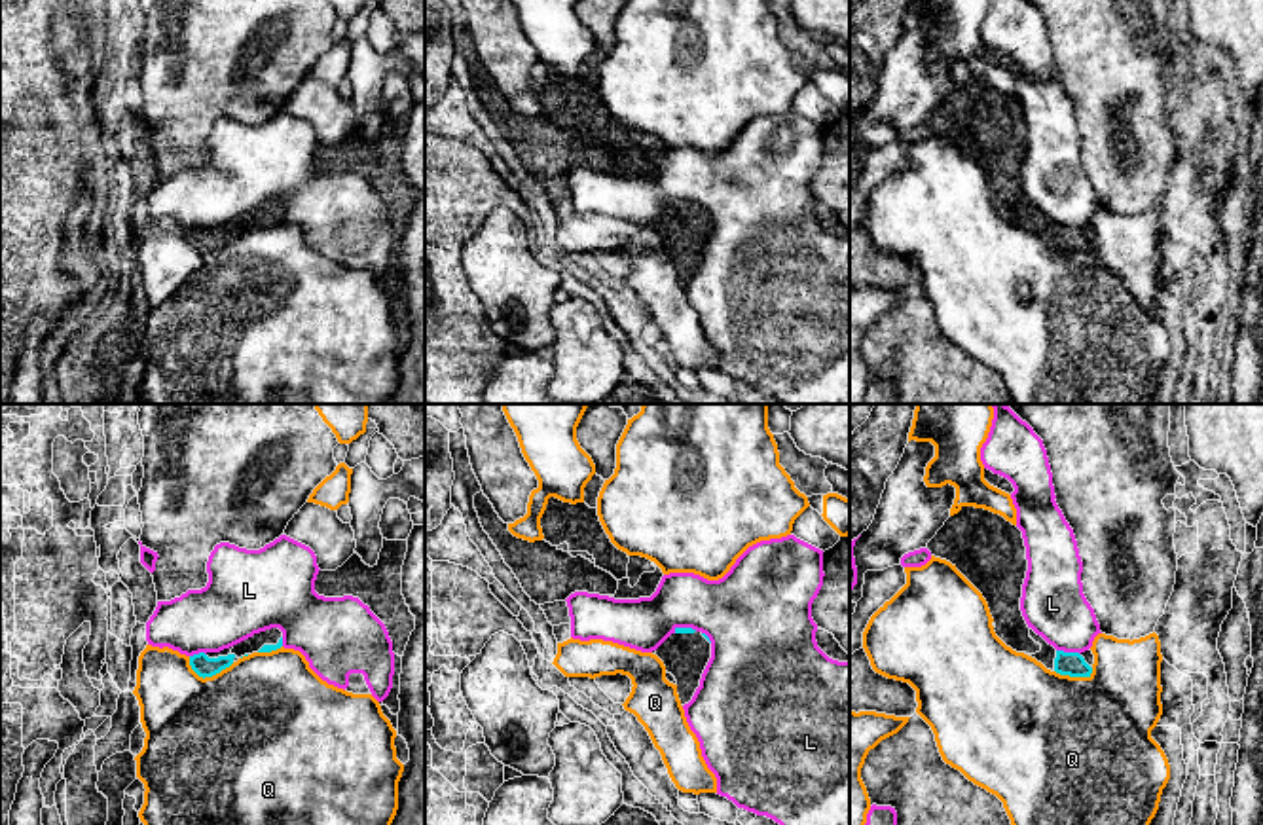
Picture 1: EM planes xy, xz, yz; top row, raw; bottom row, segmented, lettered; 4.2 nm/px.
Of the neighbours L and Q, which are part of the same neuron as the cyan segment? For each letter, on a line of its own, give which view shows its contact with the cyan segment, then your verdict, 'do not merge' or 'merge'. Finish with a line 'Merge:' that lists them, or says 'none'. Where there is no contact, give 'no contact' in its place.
L: yz | do not merge
Q: xy | do not merge
Merge: none

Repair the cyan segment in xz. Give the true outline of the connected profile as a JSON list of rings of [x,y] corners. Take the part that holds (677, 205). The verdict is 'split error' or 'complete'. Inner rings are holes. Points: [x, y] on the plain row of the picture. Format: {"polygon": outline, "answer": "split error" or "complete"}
{"polygon": [[[675,203],[656,224],[656,231],[664,237],[666,247],[675,252],[681,281],[688,279],[711,233],[709,212],[692,203]]], "answer": "split error"}

